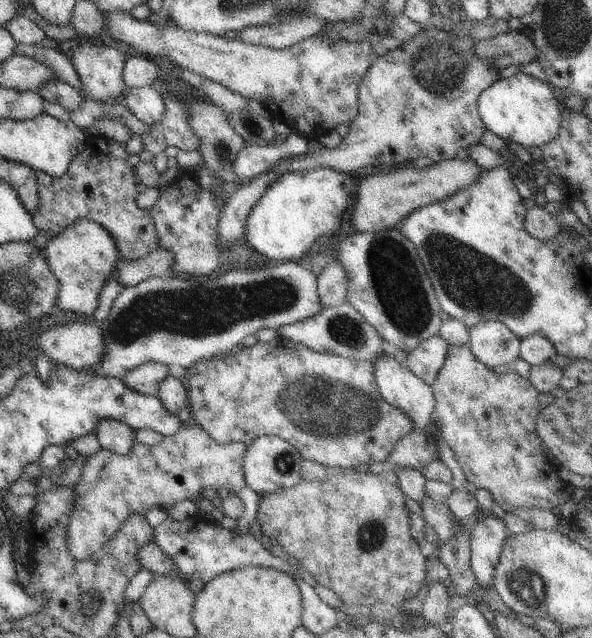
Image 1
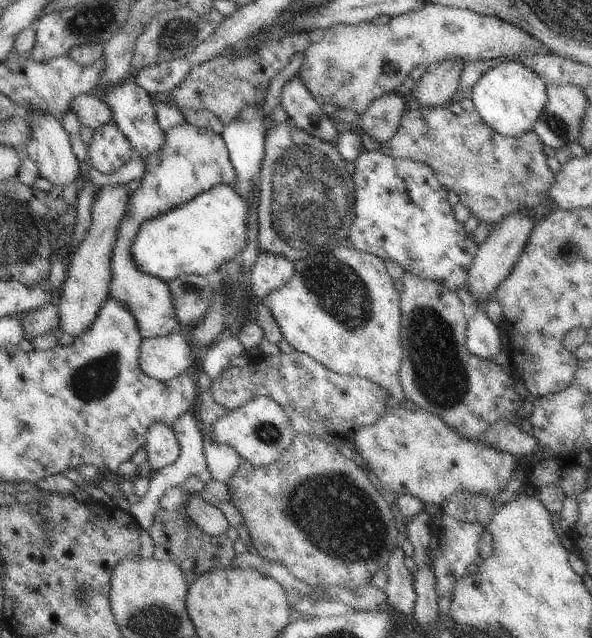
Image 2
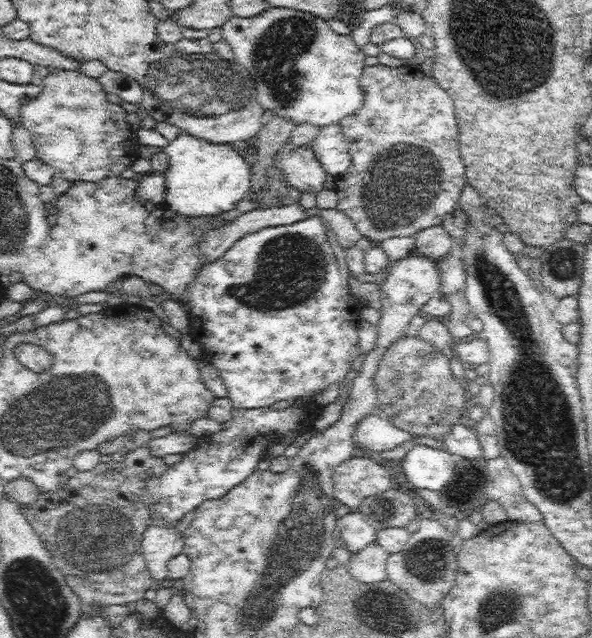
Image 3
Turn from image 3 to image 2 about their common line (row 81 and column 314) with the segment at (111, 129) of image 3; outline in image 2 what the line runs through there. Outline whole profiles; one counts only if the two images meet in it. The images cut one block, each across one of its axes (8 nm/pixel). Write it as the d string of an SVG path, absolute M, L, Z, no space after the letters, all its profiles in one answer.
M426 3L421 9L392 18L389 24L343 23L331 27L320 42L306 50L300 76L320 107L336 104L362 116L378 98L396 92L418 65L428 68L444 61L461 61L468 65L500 58L552 54L540 40L507 21L469 9Z

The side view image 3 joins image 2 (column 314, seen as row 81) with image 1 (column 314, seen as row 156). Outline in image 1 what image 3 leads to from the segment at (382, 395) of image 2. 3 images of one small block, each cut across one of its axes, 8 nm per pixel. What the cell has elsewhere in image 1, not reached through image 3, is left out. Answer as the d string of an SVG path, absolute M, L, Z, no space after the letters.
M278 335L268 342L258 341L249 348L240 348L235 356L230 354L226 358L200 360L187 371L187 378L184 381L189 397L187 418L190 422L197 423L218 445L242 442L244 445L250 446L258 436L276 435L292 444L303 460L315 461L328 467L354 469L360 465L371 465L374 462L386 463L396 443L403 436L414 431L414 422L400 408L392 406L380 396L378 384L376 384L376 378L374 378L374 366L372 366L372 363L330 354L330 352L316 352L305 344L294 344L290 341L282 340Z

